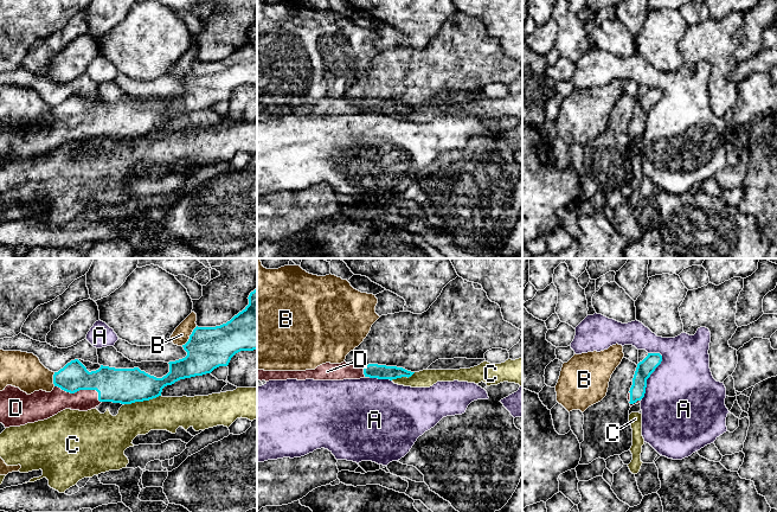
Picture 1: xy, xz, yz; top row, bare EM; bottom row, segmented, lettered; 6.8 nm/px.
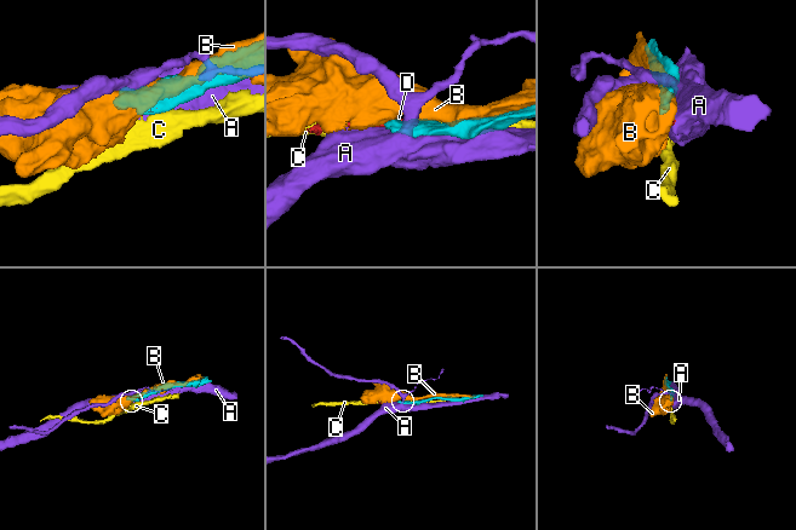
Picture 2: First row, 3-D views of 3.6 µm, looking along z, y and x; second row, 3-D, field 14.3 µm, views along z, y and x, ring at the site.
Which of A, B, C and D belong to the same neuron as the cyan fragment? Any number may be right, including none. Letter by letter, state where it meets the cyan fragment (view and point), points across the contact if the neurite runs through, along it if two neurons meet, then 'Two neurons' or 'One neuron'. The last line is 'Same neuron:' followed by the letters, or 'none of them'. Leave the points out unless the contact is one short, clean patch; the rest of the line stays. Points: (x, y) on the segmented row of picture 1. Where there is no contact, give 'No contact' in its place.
A: Touches cyan at yz (649, 376). Two neurons
B: Touches cyan at xy (190, 337). Two neurons
C: Touches cyan at xy (142, 401). Boundary: xy (160, 395), (124, 404). Two neurons
D: Touches cyan at xy (81, 389). One neuron
Same neuron: D

